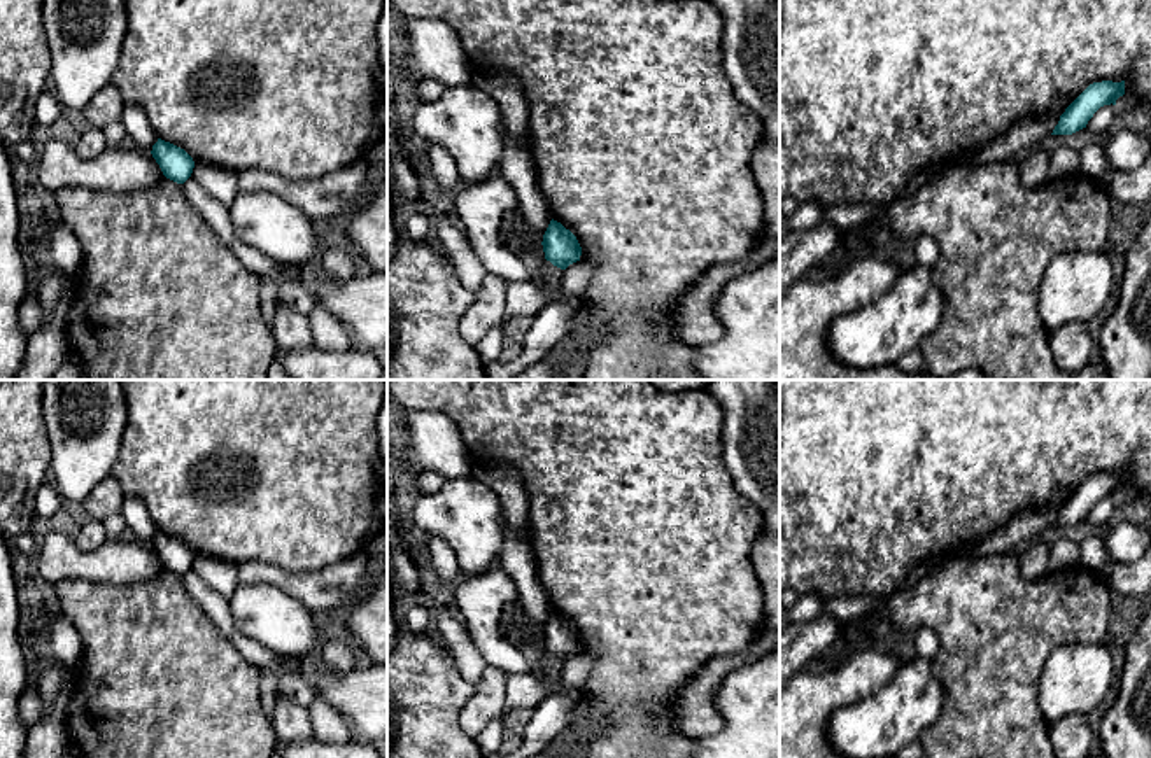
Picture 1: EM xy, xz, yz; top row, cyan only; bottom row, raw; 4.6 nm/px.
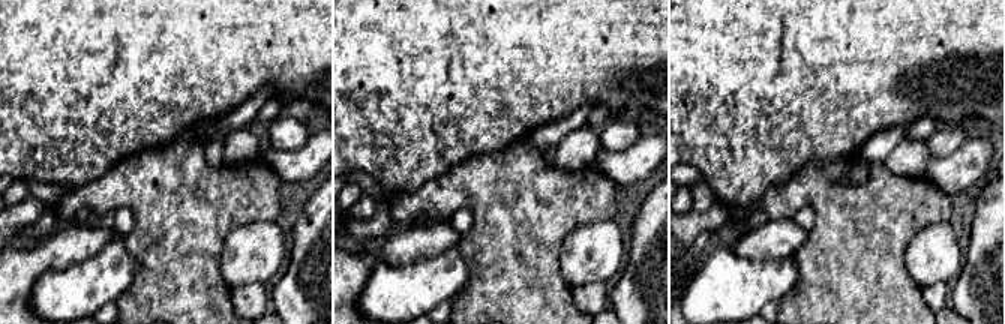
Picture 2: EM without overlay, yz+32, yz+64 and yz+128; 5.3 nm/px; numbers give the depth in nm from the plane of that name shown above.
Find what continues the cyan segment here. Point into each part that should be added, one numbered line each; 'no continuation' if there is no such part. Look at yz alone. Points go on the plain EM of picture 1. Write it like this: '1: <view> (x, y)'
no continuation

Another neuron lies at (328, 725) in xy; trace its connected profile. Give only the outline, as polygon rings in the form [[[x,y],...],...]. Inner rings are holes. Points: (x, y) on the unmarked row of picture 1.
[[[315,698],[307,709],[314,735],[319,740],[335,744],[354,735],[349,721],[322,698]]]

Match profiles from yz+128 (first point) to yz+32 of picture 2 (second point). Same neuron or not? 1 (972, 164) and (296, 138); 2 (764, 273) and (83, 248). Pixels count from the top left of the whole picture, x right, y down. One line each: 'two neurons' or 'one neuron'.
1: two neurons
2: two neurons

